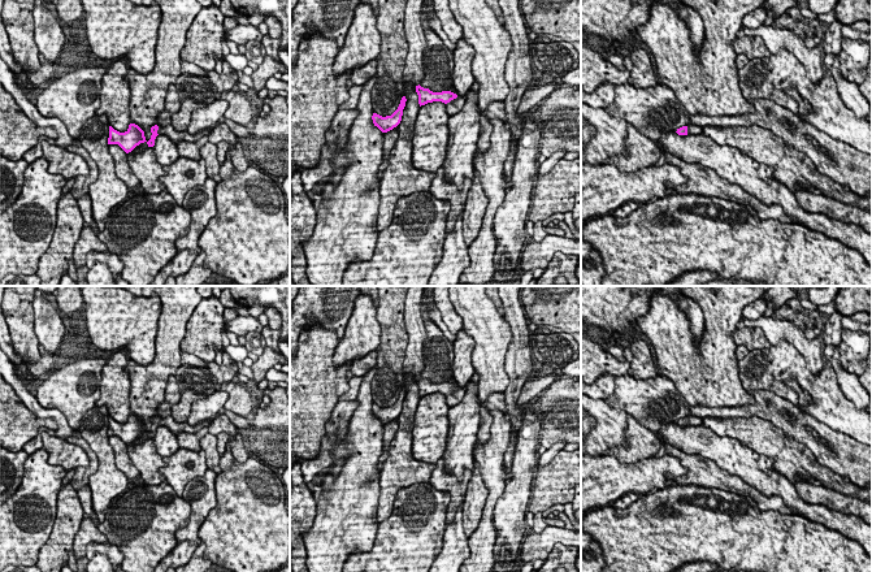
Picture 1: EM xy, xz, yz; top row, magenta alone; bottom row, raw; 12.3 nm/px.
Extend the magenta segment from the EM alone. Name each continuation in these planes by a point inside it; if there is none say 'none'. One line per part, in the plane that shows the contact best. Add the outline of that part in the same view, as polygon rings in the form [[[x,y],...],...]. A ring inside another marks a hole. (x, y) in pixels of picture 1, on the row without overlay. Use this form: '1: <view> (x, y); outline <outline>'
1: xz (455, 397); outline [[[457,387],[446,395],[446,402],[450,407],[459,404],[467,393],[467,387]]]

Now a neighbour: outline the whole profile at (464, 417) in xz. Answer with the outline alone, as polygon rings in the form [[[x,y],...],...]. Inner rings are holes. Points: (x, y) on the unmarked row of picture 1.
[[[469,381],[463,400],[448,410],[448,433],[443,454],[444,469],[463,480],[465,469],[474,469],[473,447],[480,428],[478,384]]]

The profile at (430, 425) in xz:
[[[442,393],[420,398],[412,429],[412,455],[416,460],[435,464],[443,456],[450,426],[448,410]]]

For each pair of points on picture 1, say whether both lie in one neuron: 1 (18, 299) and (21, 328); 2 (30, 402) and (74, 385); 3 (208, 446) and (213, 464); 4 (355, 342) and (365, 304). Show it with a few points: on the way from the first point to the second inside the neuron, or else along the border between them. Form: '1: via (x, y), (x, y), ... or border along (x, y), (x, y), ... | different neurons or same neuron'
1: via (18, 306), (20, 321) | same neuron
2: border along (34, 394), (42, 406), (56, 407), (64, 416) | different neurons
3: via (211, 450), (213, 460) | same neuron
4: via (363, 333), (364, 313) | same neuron

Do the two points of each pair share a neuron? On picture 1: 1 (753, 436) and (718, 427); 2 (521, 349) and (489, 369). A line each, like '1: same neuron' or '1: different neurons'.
1: same neuron
2: different neurons

